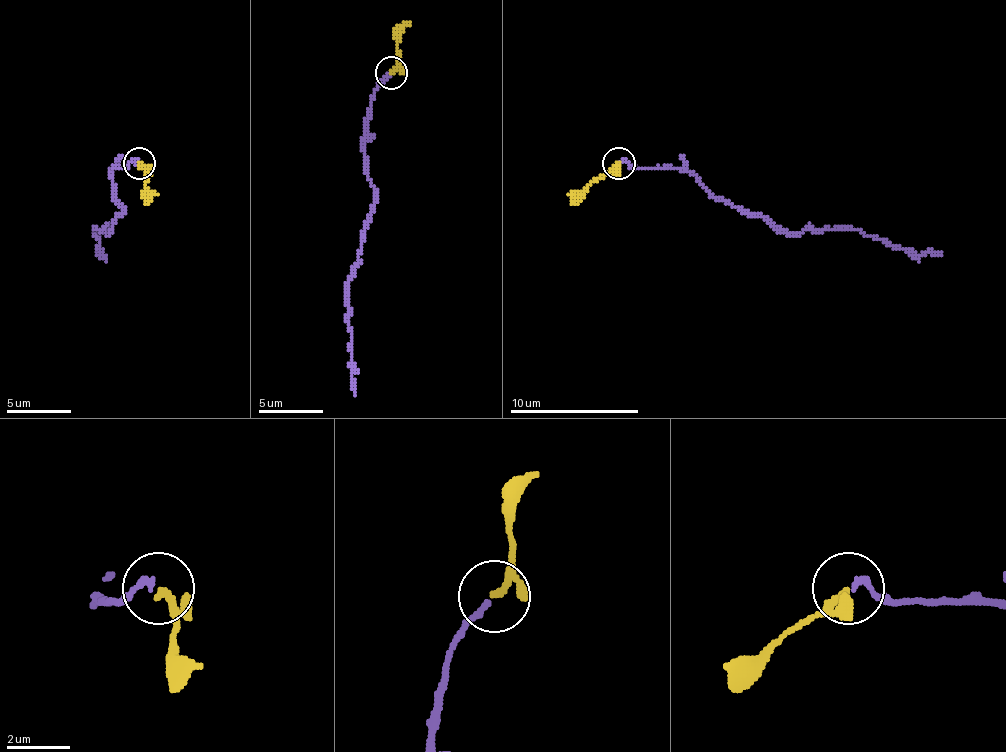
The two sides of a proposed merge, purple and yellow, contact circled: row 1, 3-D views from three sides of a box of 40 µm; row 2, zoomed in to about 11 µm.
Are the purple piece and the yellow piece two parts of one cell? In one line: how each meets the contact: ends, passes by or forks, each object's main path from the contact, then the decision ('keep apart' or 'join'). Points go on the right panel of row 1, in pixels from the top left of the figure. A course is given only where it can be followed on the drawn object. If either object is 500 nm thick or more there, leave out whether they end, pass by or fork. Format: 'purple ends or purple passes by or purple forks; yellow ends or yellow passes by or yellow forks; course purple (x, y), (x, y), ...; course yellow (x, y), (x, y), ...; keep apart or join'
purple ends; yellow ends; course purple (619, 162), (690, 171), (713, 194), (745, 213), (767, 217), (790, 233), (861, 229), (919, 255), (941, 255); course yellow (619, 162), (581, 191), (568, 194); join

